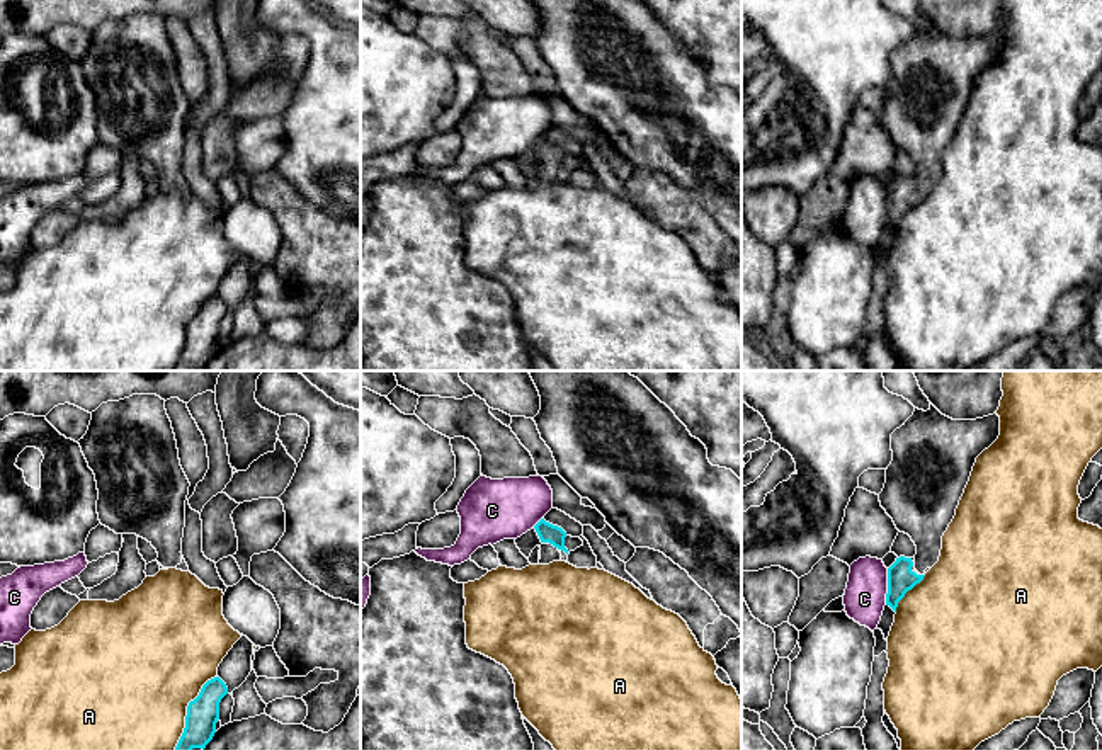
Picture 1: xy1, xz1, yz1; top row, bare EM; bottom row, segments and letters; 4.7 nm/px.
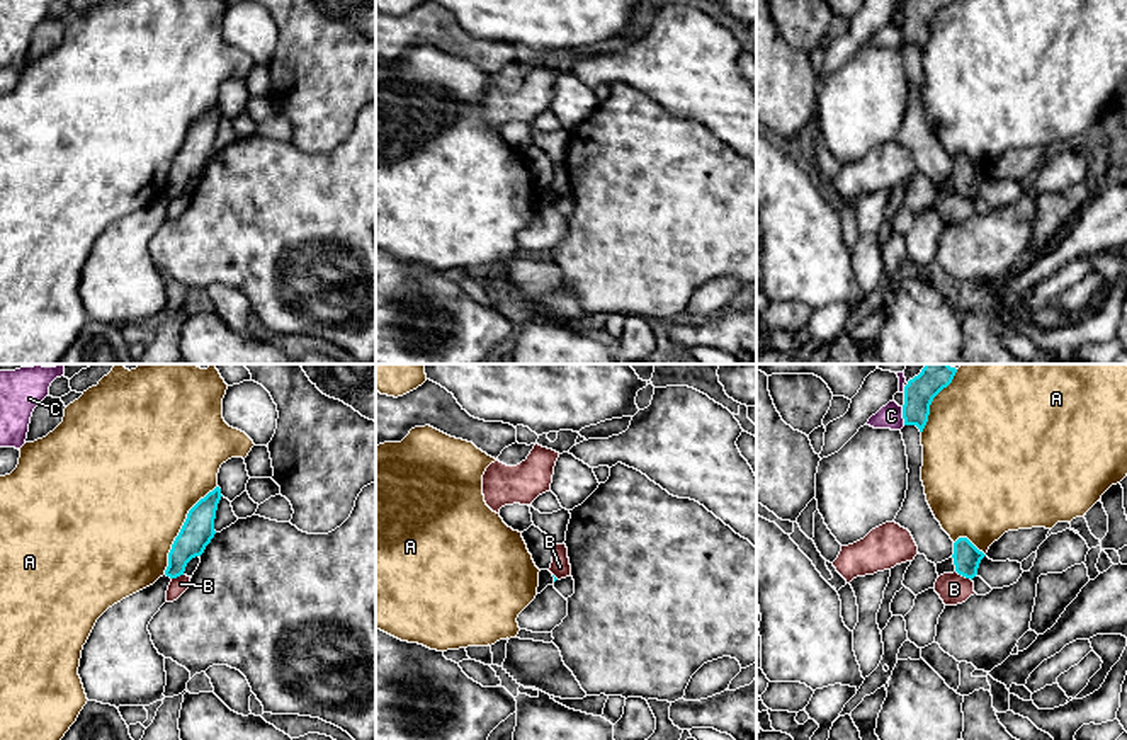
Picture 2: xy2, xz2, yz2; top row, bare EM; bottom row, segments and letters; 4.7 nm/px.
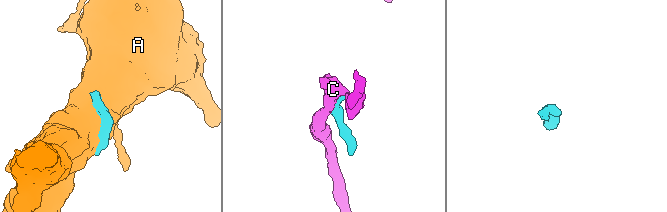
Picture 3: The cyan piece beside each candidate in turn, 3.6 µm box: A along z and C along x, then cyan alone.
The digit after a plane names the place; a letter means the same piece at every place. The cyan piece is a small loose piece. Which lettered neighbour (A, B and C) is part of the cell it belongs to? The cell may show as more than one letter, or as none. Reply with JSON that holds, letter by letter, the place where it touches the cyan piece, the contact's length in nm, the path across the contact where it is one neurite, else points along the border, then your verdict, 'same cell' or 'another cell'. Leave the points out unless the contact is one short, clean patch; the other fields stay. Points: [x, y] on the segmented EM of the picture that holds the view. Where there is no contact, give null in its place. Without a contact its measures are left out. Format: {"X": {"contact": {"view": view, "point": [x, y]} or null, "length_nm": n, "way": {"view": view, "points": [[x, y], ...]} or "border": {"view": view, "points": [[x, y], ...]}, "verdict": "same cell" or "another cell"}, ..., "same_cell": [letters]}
{"A": {"contact": {"view": "xy2", "point": [181, 529]}, "length_nm": 500, "verdict": "another cell"}, "B": {"contact": {"view": "yz2", "point": [964, 575]}, "length_nm": 90, "border": {"view": "yz2", "points": [[956, 570], [971, 580]]}, "verdict": "another cell"}, "C": {"contact": {"view": "yz1", "point": [888, 587]}, "length_nm": 180, "border": {"view": "yz1", "points": [[888, 568], [885, 604]]}, "verdict": "another cell"}, "same_cell": []}

